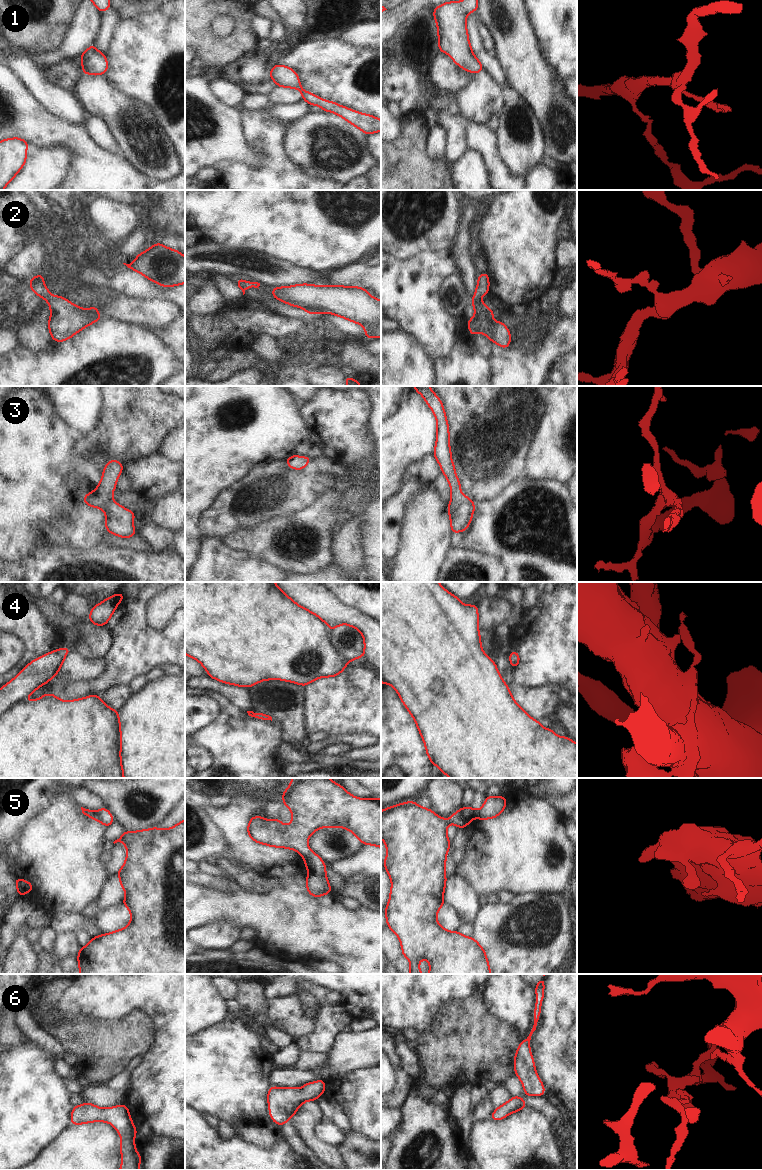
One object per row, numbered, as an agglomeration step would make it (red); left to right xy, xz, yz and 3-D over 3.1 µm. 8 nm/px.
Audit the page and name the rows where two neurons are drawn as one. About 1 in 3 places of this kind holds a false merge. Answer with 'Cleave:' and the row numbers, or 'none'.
Cleave: none

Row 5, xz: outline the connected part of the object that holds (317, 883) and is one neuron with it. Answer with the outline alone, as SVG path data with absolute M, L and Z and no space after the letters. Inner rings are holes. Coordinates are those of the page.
M293 778L290 786L282 793L284 807L291 809L292 823L283 825L278 818L267 821L265 817L250 818L247 832L249 837L270 847L293 849L304 857L308 869L306 886L308 893L319 897L331 893L326 877L325 862L308 848L308 838L324 827L341 827L351 831L362 843L381 848L381 799L360 799L348 793L340 784L329 778Z

